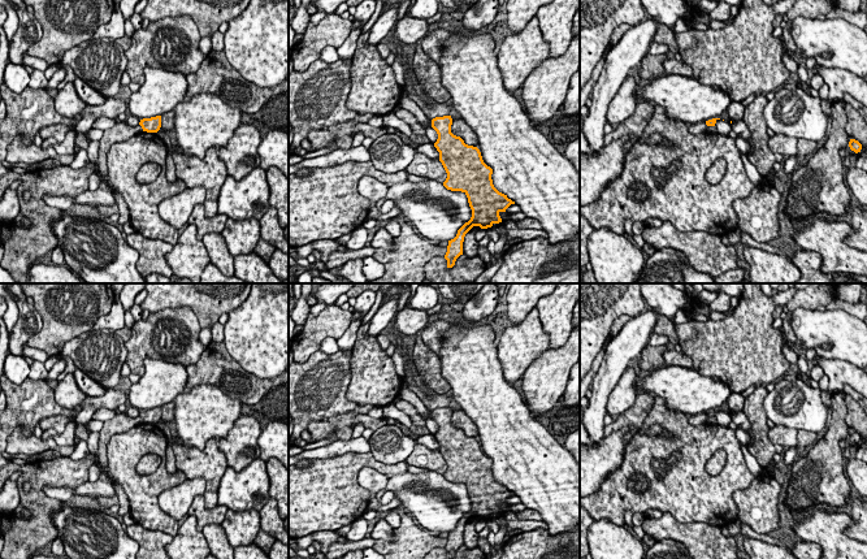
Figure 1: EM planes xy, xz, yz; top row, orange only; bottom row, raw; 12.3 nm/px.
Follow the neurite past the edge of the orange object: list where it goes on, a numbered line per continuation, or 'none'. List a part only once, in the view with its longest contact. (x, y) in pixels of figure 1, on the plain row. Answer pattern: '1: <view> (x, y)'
none

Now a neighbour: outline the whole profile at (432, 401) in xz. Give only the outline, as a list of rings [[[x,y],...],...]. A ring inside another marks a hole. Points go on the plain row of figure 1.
[[[408,352],[404,354],[404,380],[407,382],[408,389],[422,400],[422,403],[429,411],[450,407],[450,396],[441,395],[437,393],[429,393],[428,389],[424,389],[421,386],[412,368],[411,355]]]

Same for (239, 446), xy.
[[[242,415],[225,438],[218,439],[218,448],[225,454],[227,467],[242,471],[252,460],[260,458],[257,439],[261,434],[261,424],[253,416]]]

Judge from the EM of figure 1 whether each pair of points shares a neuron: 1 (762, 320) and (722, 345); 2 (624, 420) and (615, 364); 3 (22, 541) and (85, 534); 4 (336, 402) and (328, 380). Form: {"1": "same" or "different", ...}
{"1": "same", "2": "different", "3": "different", "4": "same"}

